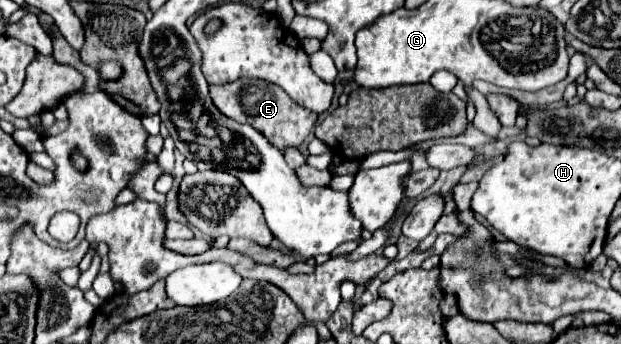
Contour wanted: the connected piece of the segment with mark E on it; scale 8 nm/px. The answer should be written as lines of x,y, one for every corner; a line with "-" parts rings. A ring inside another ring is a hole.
239,78
229,84
219,84
219,86
209,86
209,94
213,104
229,116
231,120
239,124
249,124
257,132
261,132
271,146
275,146
279,152
285,152
285,148
293,146
297,148
311,132
317,114
299,106
295,100
289,98
289,94
279,88
277,84
265,82
265,80
253,80
253,78

